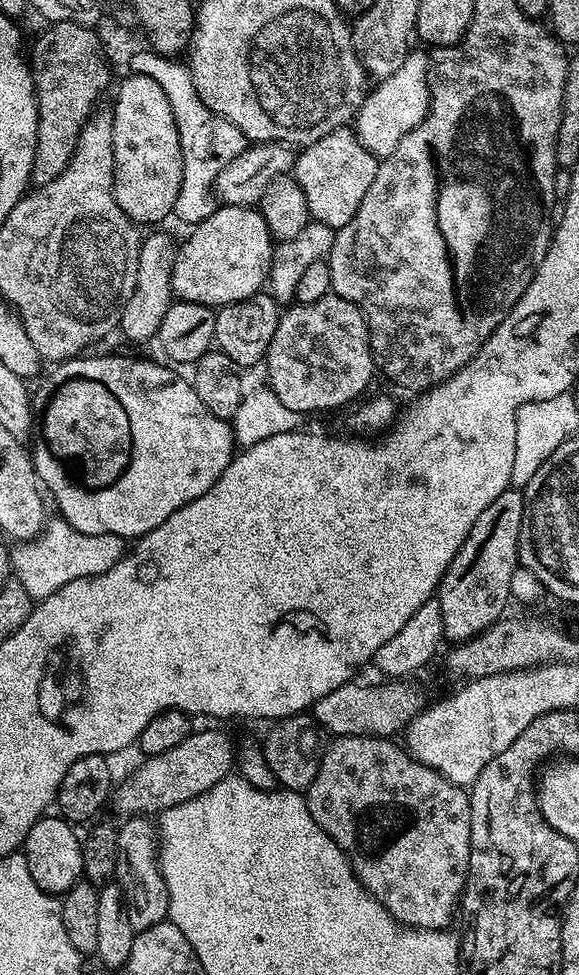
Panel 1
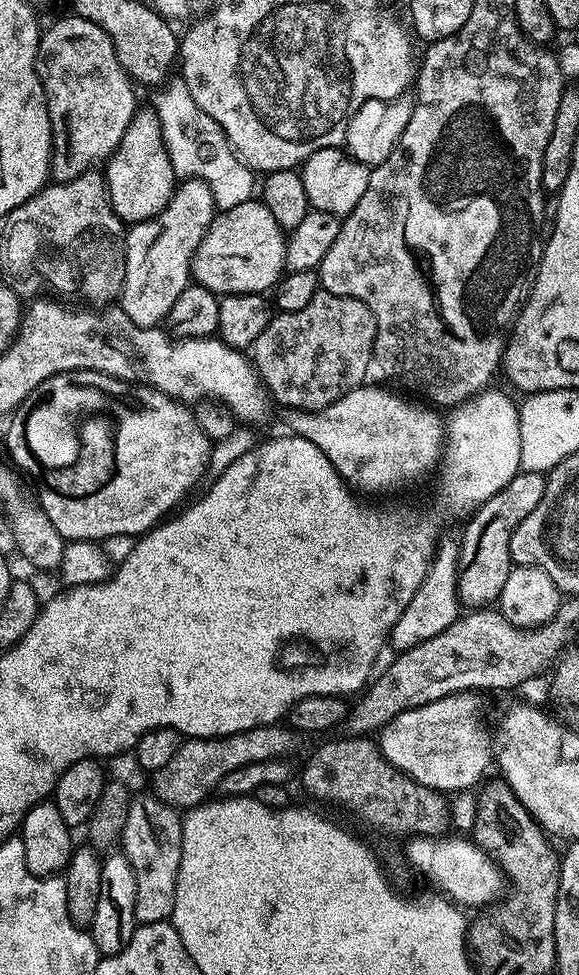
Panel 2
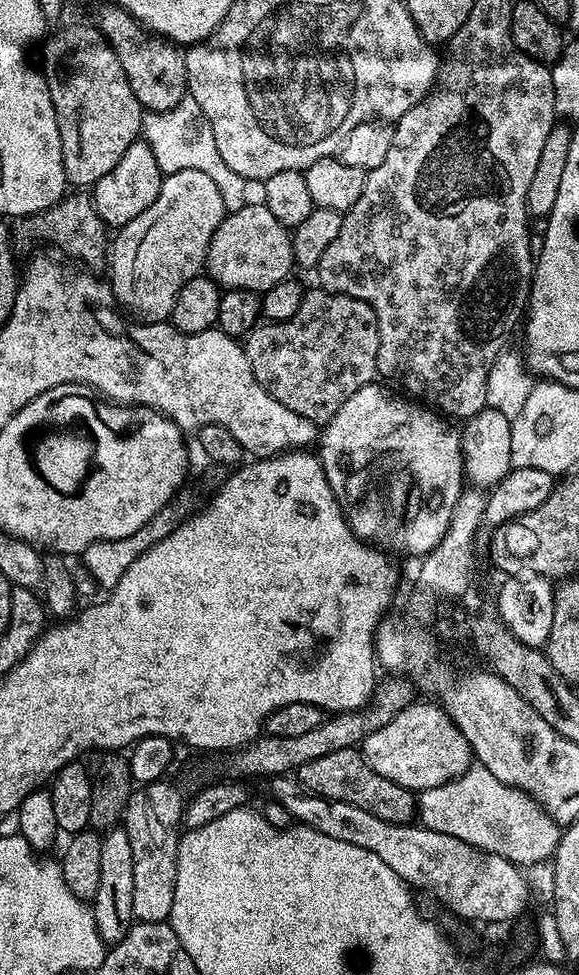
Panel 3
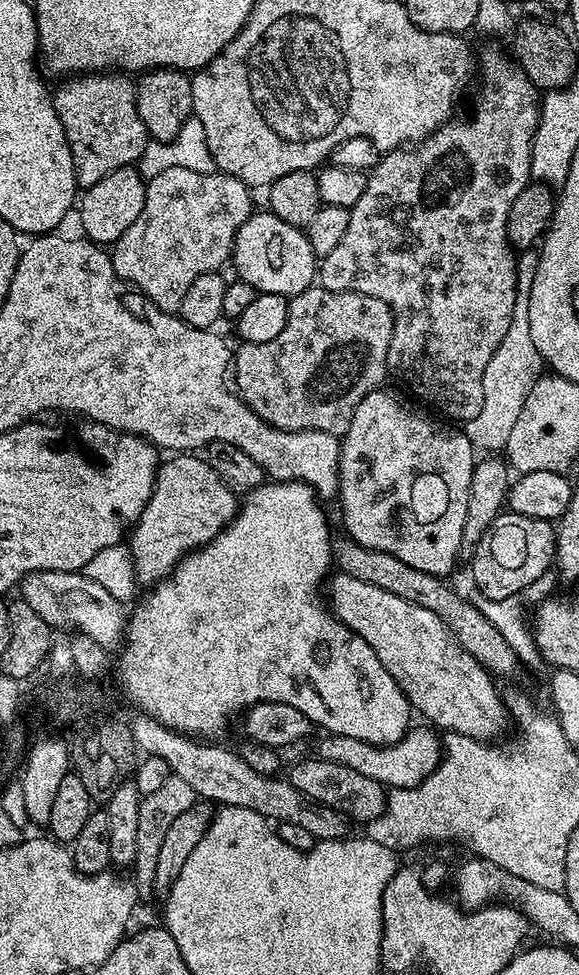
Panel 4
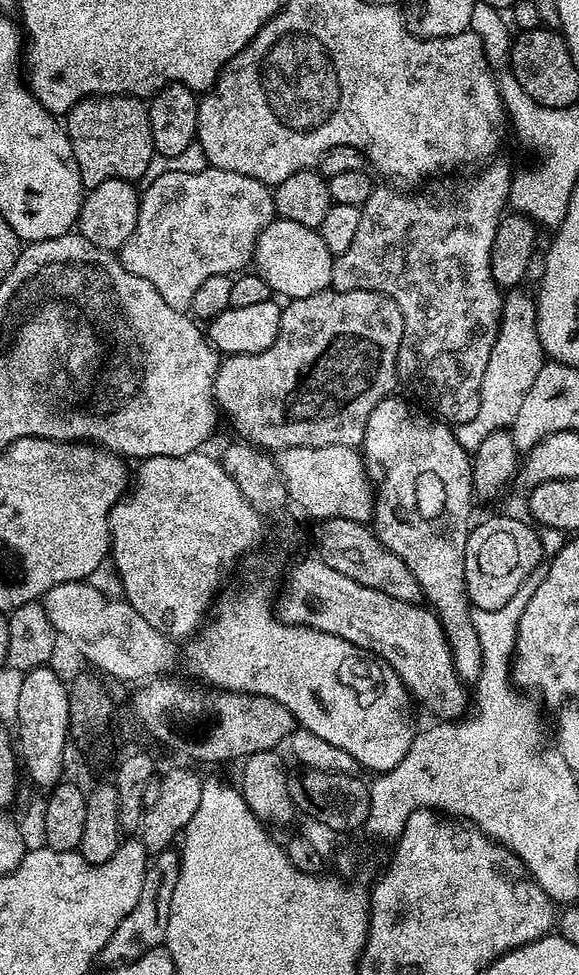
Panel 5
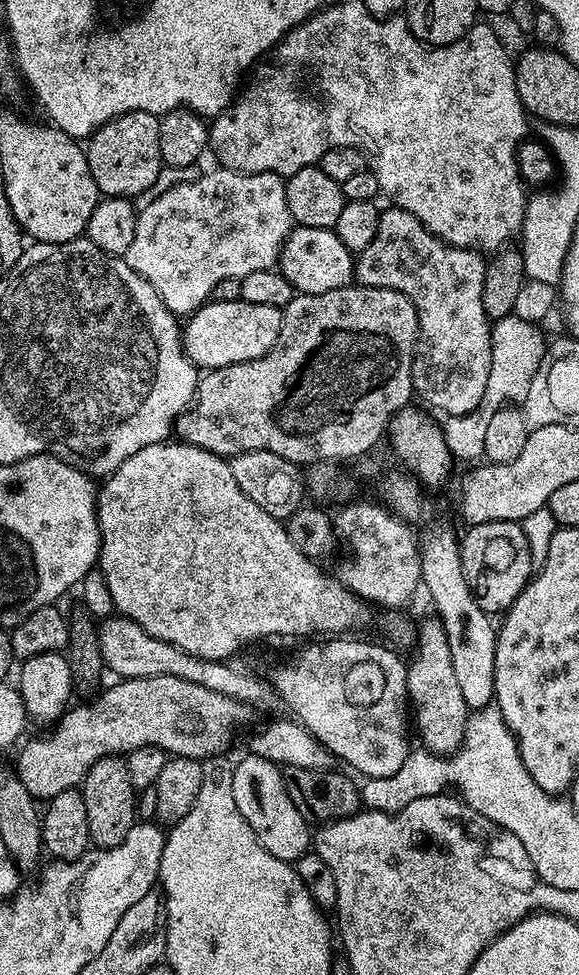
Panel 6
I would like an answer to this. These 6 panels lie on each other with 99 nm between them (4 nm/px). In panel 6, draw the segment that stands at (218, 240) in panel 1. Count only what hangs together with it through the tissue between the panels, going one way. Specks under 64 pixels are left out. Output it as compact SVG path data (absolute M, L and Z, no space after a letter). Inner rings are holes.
M293 227L284 245L280 247L278 270L291 282L293 289L300 294L322 294L326 290L347 288L354 280L354 253L338 238L338 234L331 228L301 228Z

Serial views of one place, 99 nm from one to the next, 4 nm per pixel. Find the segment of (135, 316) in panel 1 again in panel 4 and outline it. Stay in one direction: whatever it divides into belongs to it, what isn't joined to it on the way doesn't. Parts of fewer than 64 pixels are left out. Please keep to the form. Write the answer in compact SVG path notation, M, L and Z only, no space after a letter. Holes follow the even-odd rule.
M172 168L162 170L146 184L142 214L111 249L114 270L125 285L143 294L164 312L179 313L182 298L200 274L223 269L229 263L236 231L252 215L249 185L233 176L196 173Z

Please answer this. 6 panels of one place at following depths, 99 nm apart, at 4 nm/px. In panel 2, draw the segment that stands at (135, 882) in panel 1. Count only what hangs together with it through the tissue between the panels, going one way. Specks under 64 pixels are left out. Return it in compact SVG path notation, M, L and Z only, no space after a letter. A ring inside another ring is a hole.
M155 795L140 796L131 801L126 814L126 826L122 841L122 854L130 862L136 879L136 901L134 910L141 924L168 920L176 908L176 875L182 862L182 816L177 809L156 799Z

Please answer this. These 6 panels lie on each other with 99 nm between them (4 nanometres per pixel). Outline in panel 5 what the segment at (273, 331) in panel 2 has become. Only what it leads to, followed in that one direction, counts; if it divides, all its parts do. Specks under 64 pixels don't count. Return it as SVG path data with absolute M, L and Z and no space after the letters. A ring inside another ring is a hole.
M325 290L318 294L310 294L306 298L288 300L283 305L280 314L280 333L278 338L266 350L251 352L241 356L228 356L216 371L216 403L219 411L224 412L232 419L232 424L240 432L245 432L249 441L257 445L267 445L269 449L283 450L286 448L297 448L298 446L346 446L347 448L359 449L364 443L366 426L374 406L382 402L388 396L397 391L398 373L396 371L396 359L404 333L404 315L399 305L381 292L337 292Z

